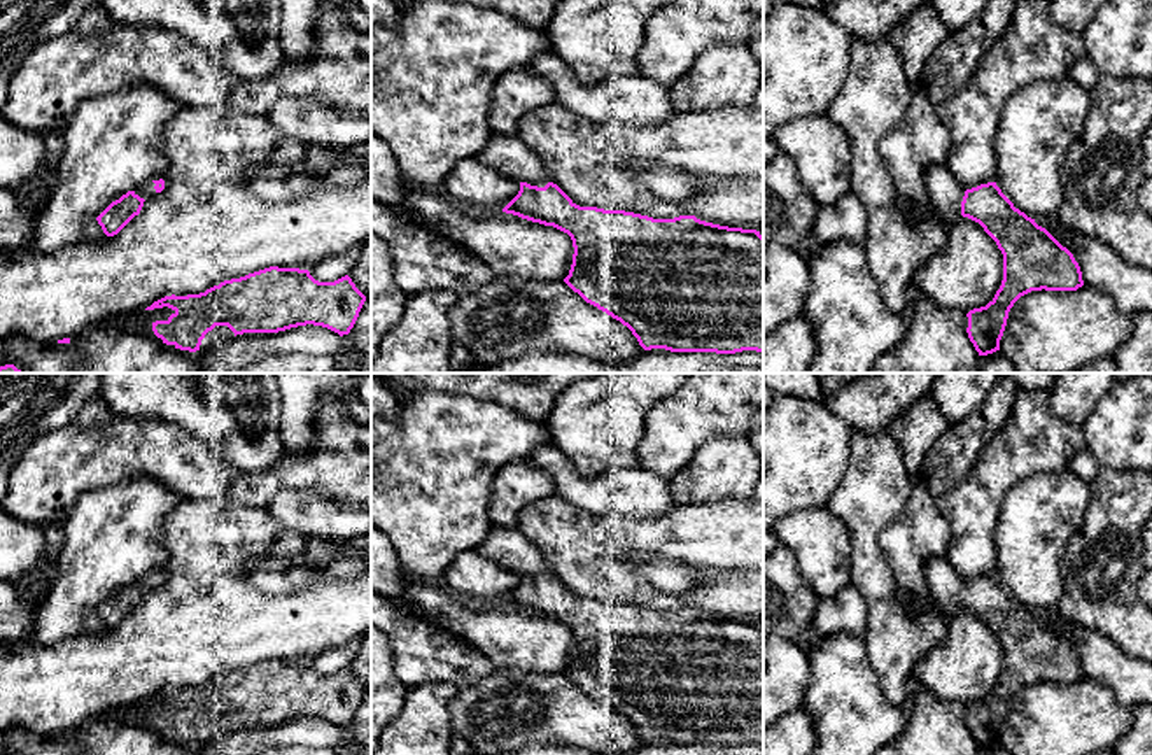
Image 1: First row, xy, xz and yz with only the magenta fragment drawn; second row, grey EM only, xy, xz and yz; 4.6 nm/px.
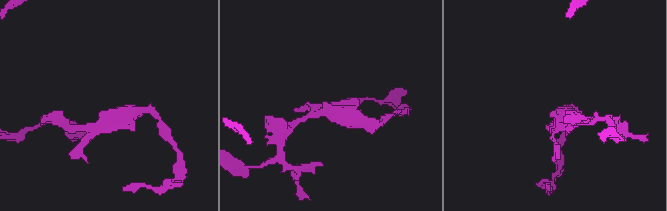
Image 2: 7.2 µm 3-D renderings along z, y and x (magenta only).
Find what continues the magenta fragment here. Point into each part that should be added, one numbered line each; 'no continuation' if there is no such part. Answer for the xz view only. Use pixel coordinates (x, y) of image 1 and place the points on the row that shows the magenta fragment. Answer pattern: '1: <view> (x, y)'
1: xz (510, 156)

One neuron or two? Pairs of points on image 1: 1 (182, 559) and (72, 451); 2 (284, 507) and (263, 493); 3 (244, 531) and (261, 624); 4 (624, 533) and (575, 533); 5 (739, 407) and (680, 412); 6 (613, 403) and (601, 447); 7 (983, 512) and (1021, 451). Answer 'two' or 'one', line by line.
1: two
2: two
3: one
4: one
5: one
6: one
7: one

